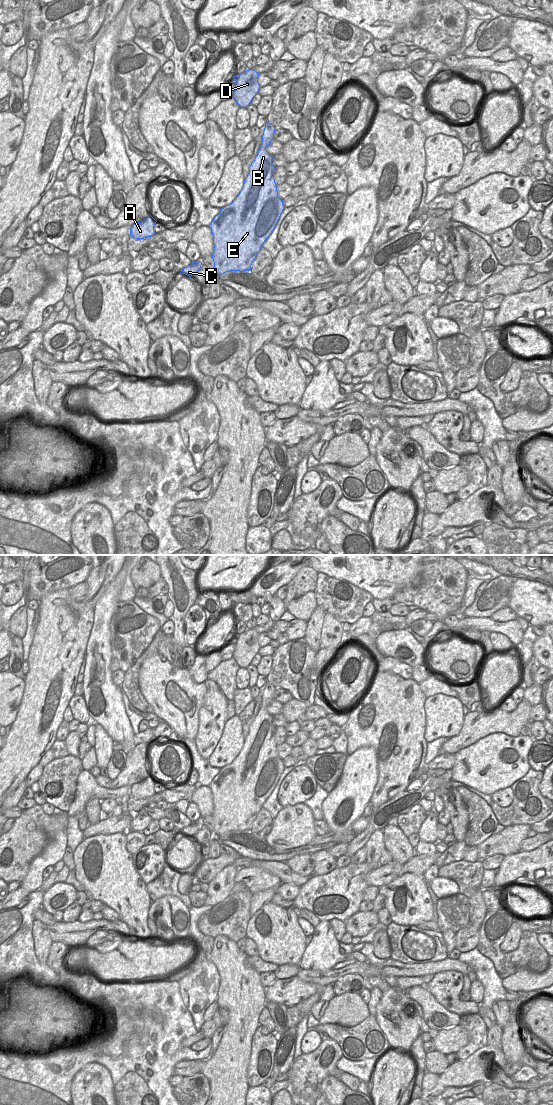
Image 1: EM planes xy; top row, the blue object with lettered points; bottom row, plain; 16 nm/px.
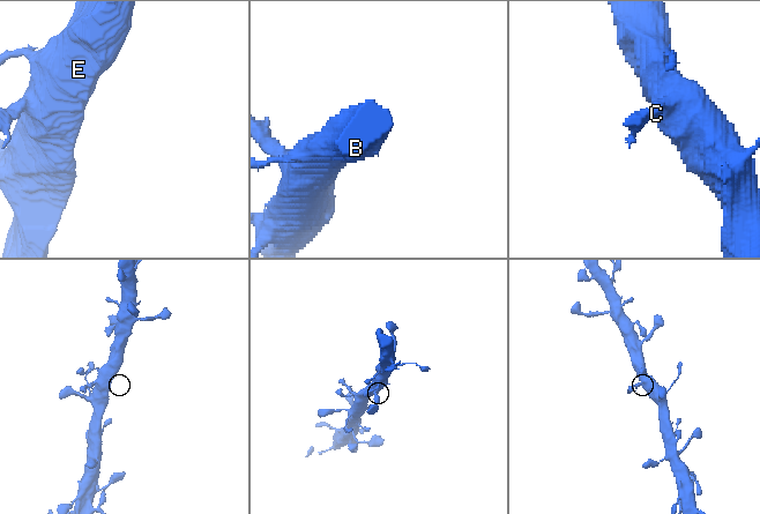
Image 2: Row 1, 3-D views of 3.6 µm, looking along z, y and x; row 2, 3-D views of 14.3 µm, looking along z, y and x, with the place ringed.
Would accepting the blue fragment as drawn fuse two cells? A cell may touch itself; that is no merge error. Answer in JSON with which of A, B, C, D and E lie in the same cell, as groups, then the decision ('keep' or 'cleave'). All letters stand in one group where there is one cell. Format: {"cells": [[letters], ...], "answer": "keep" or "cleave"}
{"cells": [["A", "B", "C", "D", "E"]], "answer": "keep"}

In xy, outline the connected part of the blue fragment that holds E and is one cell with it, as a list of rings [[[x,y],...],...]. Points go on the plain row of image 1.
[[[271,683],[265,684],[260,708],[249,727],[242,750],[231,764],[221,768],[209,785],[213,795],[214,809],[211,816],[215,837],[229,831],[250,831],[253,821],[285,768],[283,760],[278,756],[274,739],[273,717],[266,711],[266,707],[274,700],[275,690]]]

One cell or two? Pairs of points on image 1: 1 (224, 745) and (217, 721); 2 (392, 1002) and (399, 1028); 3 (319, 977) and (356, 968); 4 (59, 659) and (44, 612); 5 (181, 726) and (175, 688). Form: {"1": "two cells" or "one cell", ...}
{"1": "two cells", "2": "one cell", "3": "one cell", "4": "one cell", "5": "one cell"}

